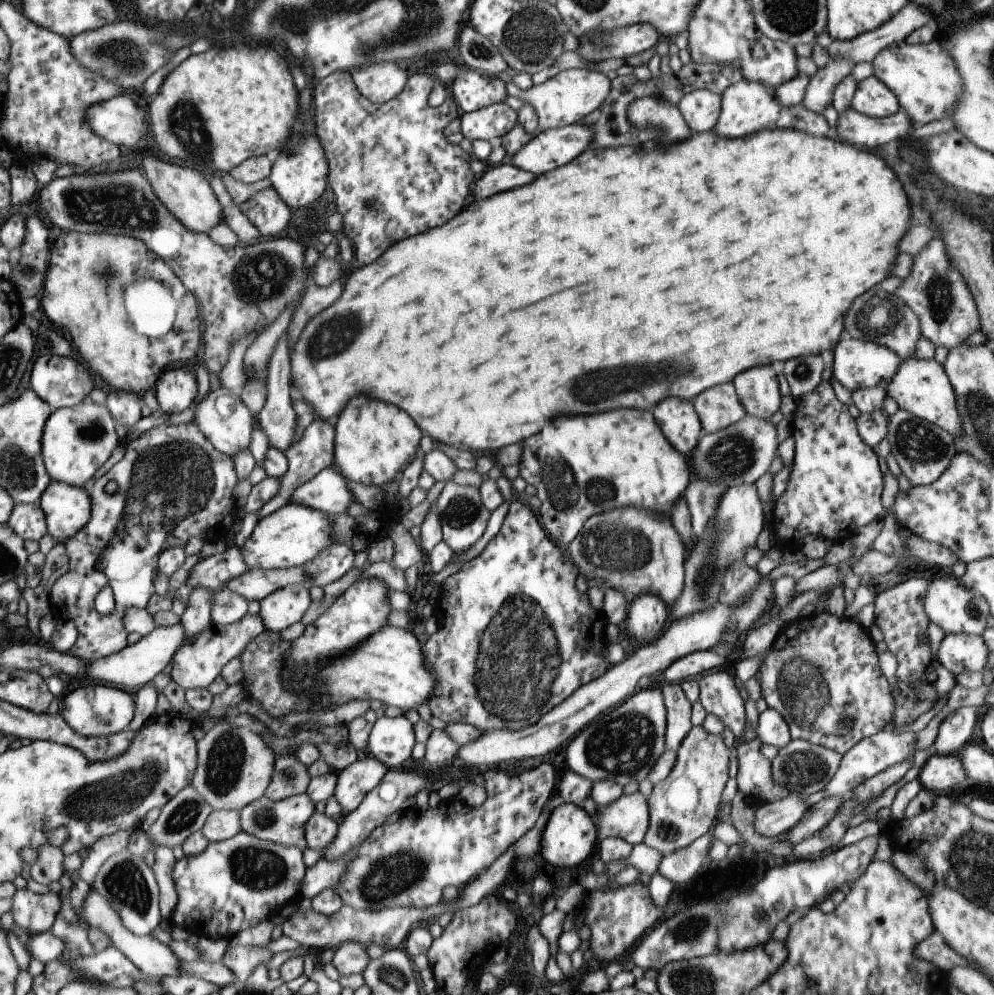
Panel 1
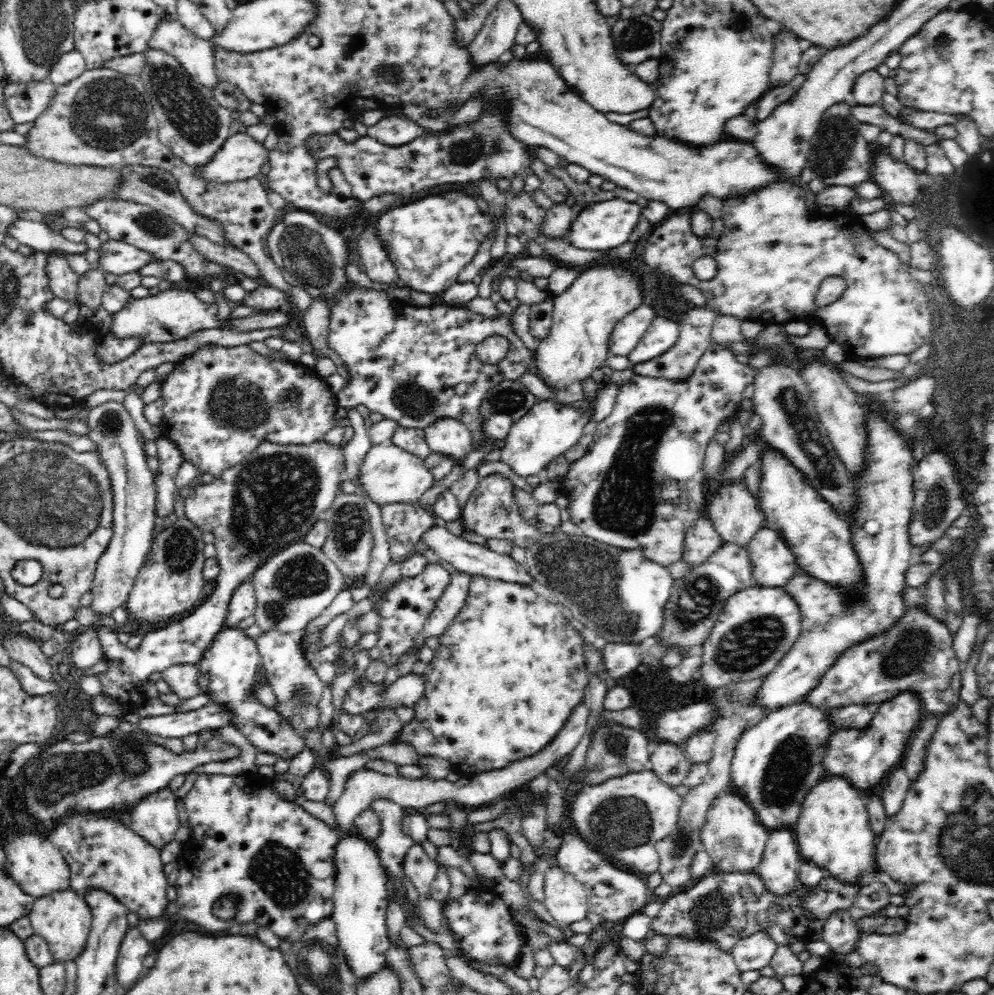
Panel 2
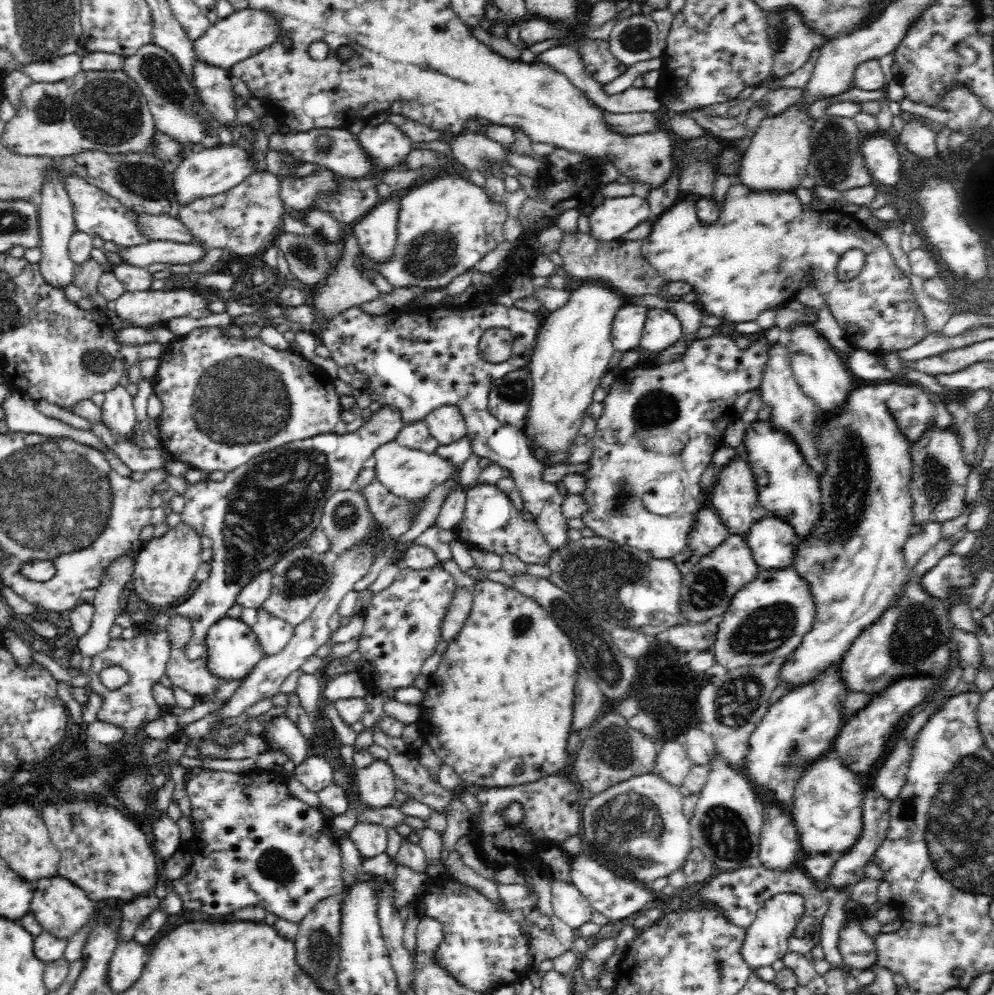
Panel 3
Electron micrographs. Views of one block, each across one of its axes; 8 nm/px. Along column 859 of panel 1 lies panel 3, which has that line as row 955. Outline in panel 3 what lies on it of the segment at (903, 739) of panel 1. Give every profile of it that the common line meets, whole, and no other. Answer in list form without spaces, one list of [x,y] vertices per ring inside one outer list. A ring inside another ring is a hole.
[[[780,893],[761,904],[756,918],[746,929],[744,944],[742,944],[742,958],[753,970],[765,966],[771,966],[778,958],[788,954],[788,938],[796,930],[798,920],[804,916],[804,897],[794,893]]]

